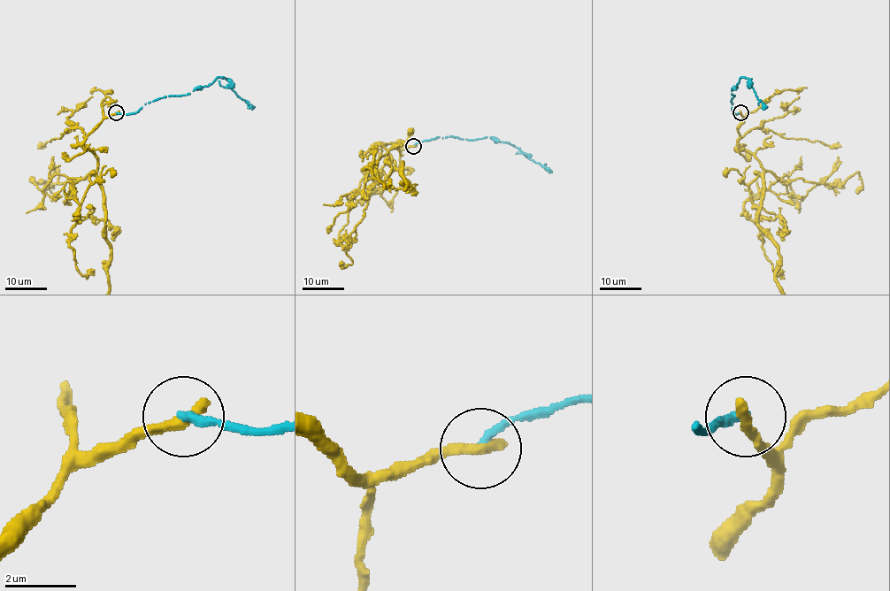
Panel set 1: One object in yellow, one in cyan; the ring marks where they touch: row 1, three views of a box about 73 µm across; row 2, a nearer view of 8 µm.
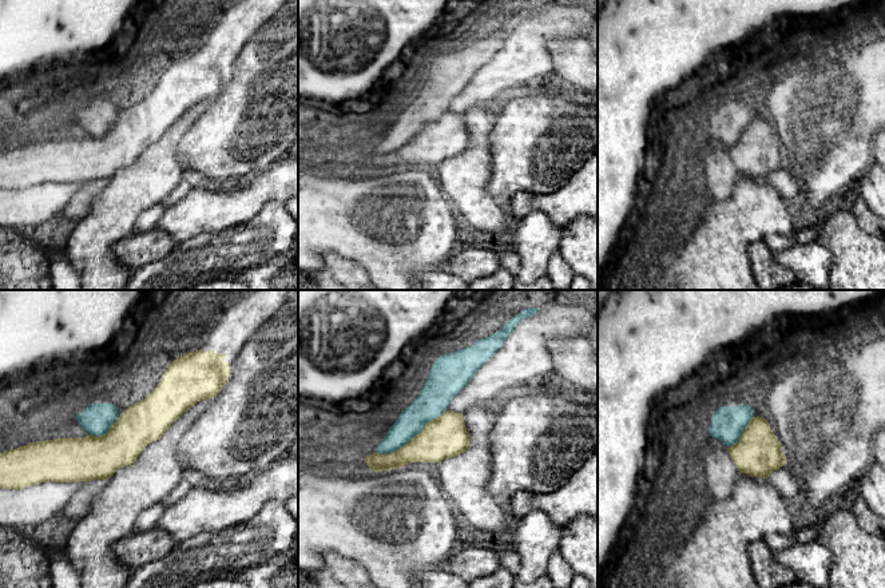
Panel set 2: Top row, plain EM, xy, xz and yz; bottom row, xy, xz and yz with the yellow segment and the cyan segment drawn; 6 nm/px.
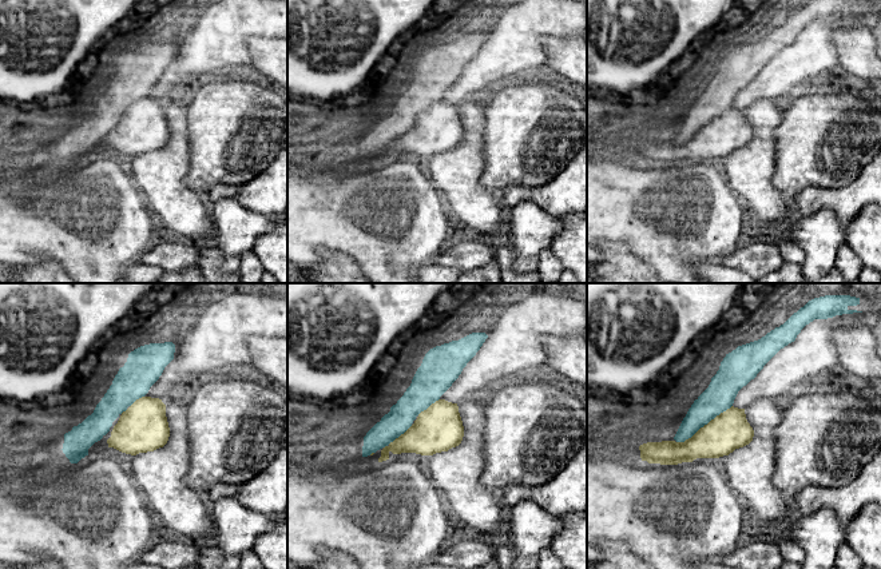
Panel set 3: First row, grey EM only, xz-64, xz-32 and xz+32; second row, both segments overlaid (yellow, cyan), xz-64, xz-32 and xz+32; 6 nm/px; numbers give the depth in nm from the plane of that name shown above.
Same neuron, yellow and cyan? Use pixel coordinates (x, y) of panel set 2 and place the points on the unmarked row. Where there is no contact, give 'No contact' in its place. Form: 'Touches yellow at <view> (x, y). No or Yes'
Touches yellow at xz (412, 139). No

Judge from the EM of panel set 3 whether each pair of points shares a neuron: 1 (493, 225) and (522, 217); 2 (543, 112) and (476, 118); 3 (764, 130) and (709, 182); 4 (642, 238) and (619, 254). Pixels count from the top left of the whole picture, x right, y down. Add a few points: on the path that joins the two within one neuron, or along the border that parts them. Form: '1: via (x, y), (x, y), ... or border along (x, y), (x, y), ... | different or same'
1: border along (508, 213), (508, 226), (501, 233) | different
2: border along (484, 107), (483, 146), (485, 148) | different
3: border along (727, 183), (731, 187) | different
4: border along (600, 241), (623, 242), (653, 267) | different

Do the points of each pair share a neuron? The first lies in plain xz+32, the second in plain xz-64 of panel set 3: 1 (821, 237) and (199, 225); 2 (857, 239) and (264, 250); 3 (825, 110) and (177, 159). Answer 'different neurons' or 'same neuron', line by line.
1: different neurons
2: same neuron
3: different neurons

